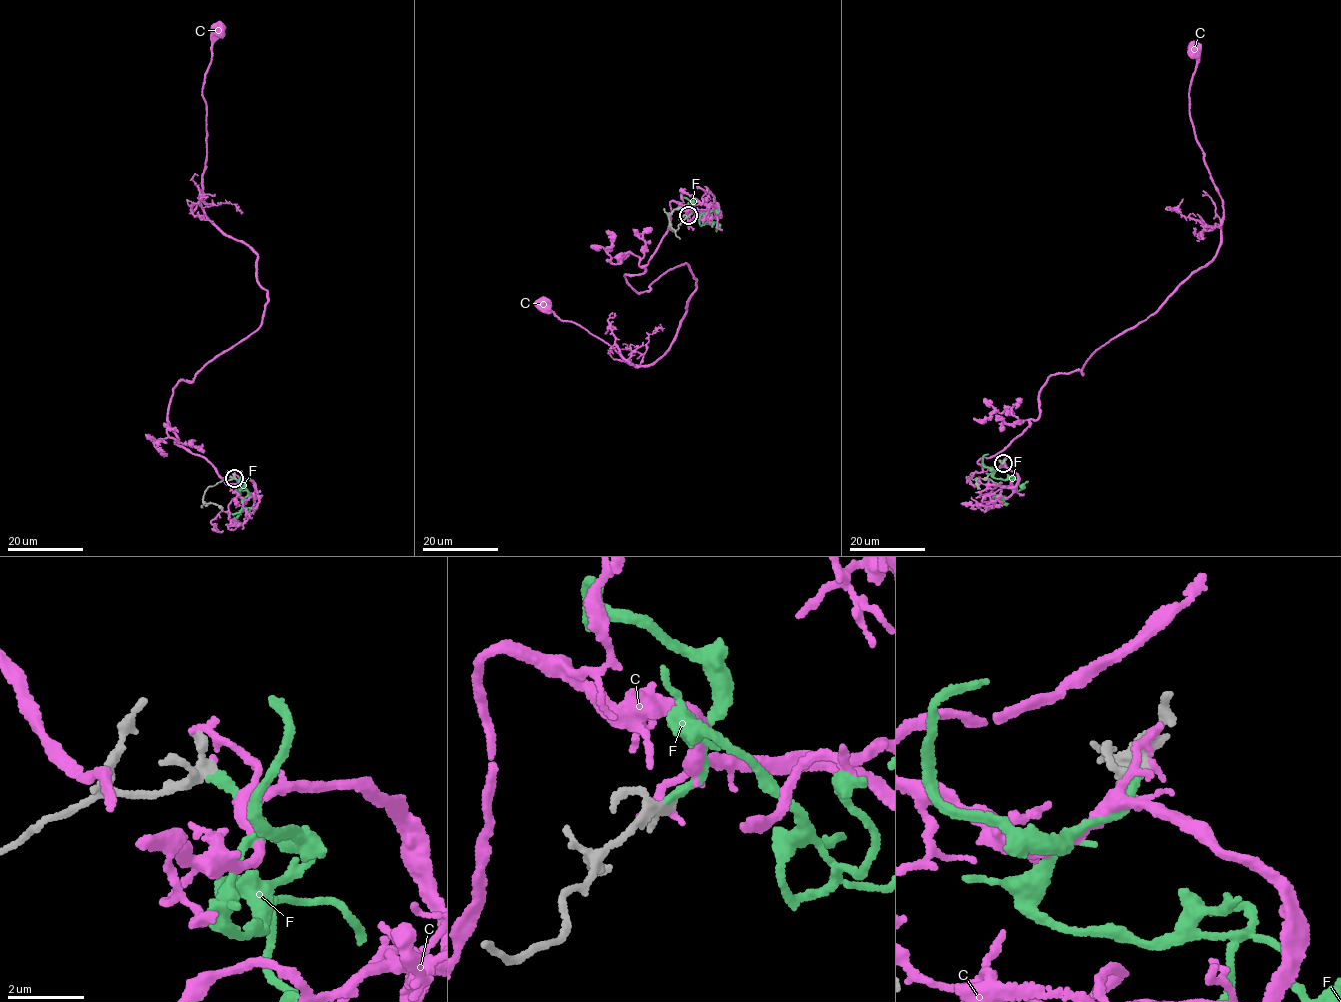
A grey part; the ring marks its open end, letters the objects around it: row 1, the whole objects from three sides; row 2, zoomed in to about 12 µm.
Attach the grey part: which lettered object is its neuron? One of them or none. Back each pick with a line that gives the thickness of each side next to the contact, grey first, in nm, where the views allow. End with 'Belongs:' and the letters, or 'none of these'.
F: calibres 280 and 240 nm
Belongs: F

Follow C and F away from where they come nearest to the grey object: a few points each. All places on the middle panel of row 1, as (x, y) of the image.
C: (688, 216), (671, 202), (624, 274), (639, 293), (687, 263), (695, 279), (655, 362), (545, 304)
F: (689, 215), (692, 208), (707, 222), (707, 212), (699, 217), (699, 224)

